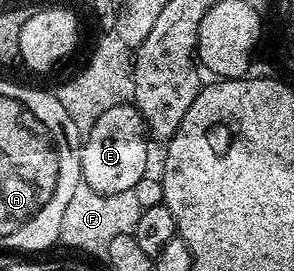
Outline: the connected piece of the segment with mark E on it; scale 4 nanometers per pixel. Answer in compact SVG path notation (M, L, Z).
M132 103L111 106L111 110L103 110L99 114L99 122L95 122L88 130L81 145L81 179L91 190L99 195L120 194L124 191L131 191L140 179L147 175L145 168L149 164L149 150L145 146L147 133L145 123L141 121L141 115Z

